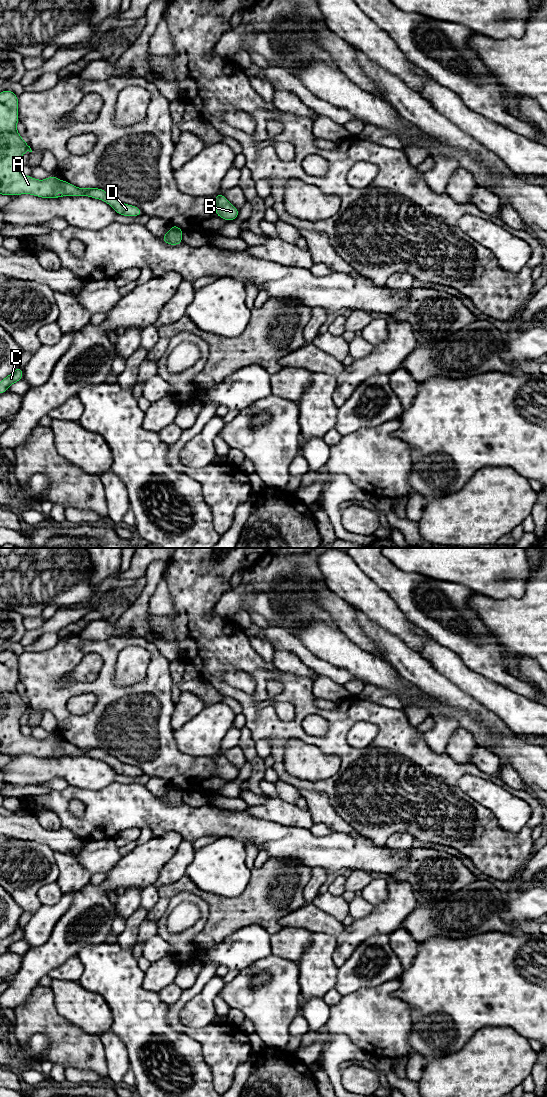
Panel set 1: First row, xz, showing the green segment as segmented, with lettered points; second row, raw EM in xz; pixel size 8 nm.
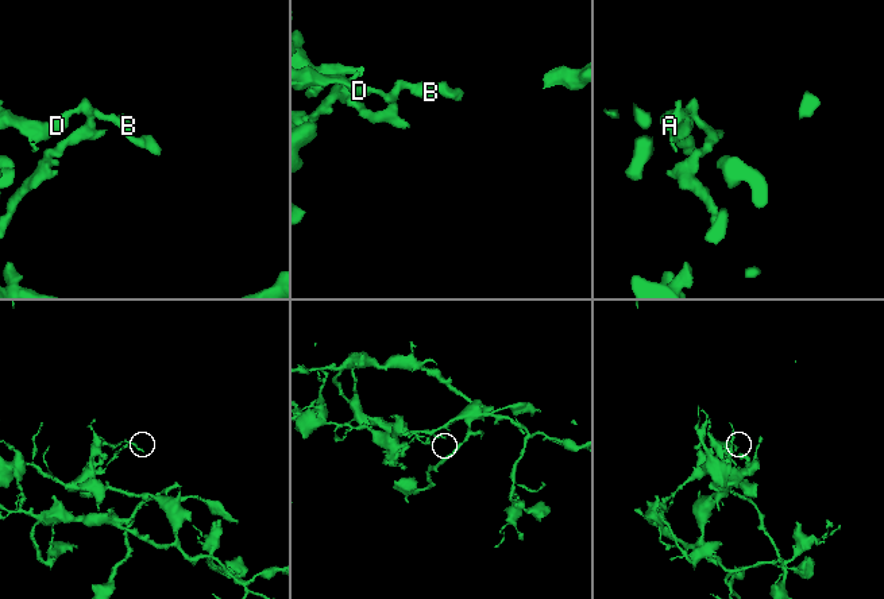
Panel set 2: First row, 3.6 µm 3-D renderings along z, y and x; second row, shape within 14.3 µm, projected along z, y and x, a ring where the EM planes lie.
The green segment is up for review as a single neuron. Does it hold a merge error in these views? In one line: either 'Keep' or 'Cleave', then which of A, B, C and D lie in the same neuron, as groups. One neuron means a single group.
Cleave. Groups: A / B C D

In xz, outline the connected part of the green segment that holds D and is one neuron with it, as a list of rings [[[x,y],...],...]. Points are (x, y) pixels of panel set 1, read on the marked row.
[[[81,188],[81,191],[82,196],[88,196],[87,193],[89,192],[89,197],[106,202],[119,215],[137,217],[143,213],[142,210],[138,207],[122,203],[121,201],[111,196],[101,188]]]

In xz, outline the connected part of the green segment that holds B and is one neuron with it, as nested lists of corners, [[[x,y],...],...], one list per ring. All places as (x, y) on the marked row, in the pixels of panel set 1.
[[[221,193],[214,196],[216,215],[228,221],[236,219],[239,215],[239,210],[232,205],[227,198]]]

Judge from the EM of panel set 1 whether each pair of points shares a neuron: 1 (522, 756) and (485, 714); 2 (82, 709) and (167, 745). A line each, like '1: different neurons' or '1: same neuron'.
1: different neurons
2: different neurons

